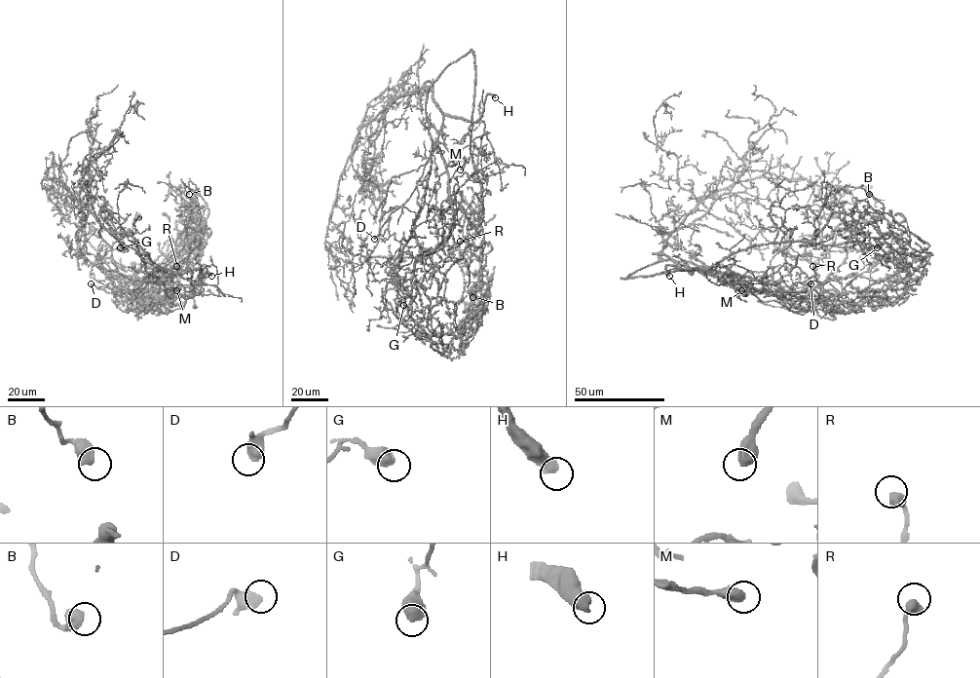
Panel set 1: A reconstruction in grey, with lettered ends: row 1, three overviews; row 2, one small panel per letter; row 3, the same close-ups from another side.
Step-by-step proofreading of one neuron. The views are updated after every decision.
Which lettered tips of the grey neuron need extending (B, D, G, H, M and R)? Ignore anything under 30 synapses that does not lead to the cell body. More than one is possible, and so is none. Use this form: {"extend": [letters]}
{"extend": ["H"]}

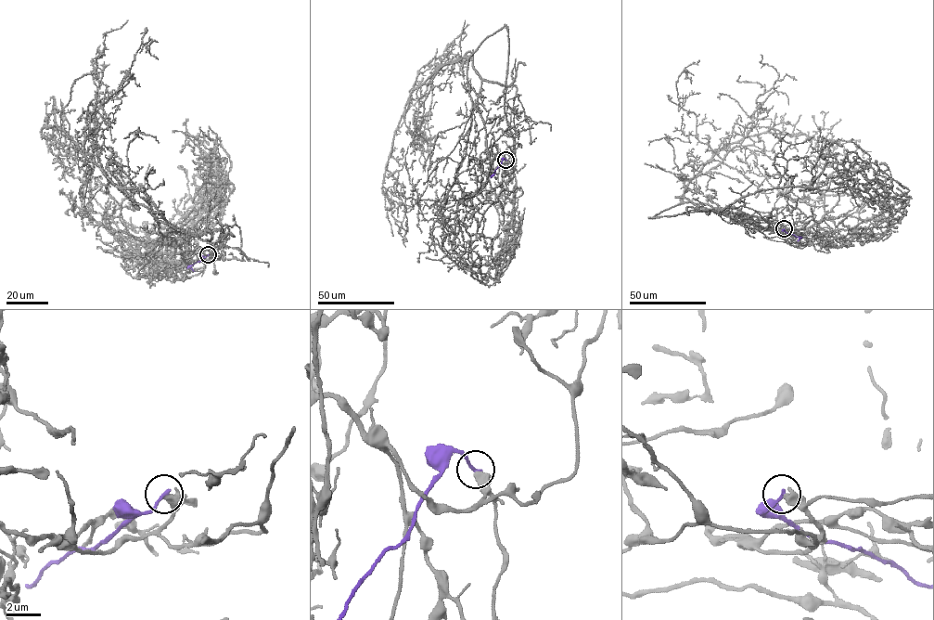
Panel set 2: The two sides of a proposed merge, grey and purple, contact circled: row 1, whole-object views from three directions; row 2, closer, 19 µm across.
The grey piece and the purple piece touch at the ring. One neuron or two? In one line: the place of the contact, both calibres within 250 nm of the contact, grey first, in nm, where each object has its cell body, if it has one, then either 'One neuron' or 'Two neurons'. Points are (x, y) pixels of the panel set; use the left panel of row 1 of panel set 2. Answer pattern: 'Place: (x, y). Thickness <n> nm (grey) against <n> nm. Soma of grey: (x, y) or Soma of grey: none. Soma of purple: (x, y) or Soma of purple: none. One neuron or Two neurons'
Place: (208, 254). Thickness 340 nm (grey) against 200 nm. Soma of grey: none. Soma of purple: none. Two neurons

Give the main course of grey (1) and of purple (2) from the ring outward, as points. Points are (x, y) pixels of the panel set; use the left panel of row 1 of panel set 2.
1: (208, 254), (183, 257), (145, 206), (62, 130), (44, 127), (72, 176), (74, 163)
2: (208, 254), (190, 266), (195, 271)

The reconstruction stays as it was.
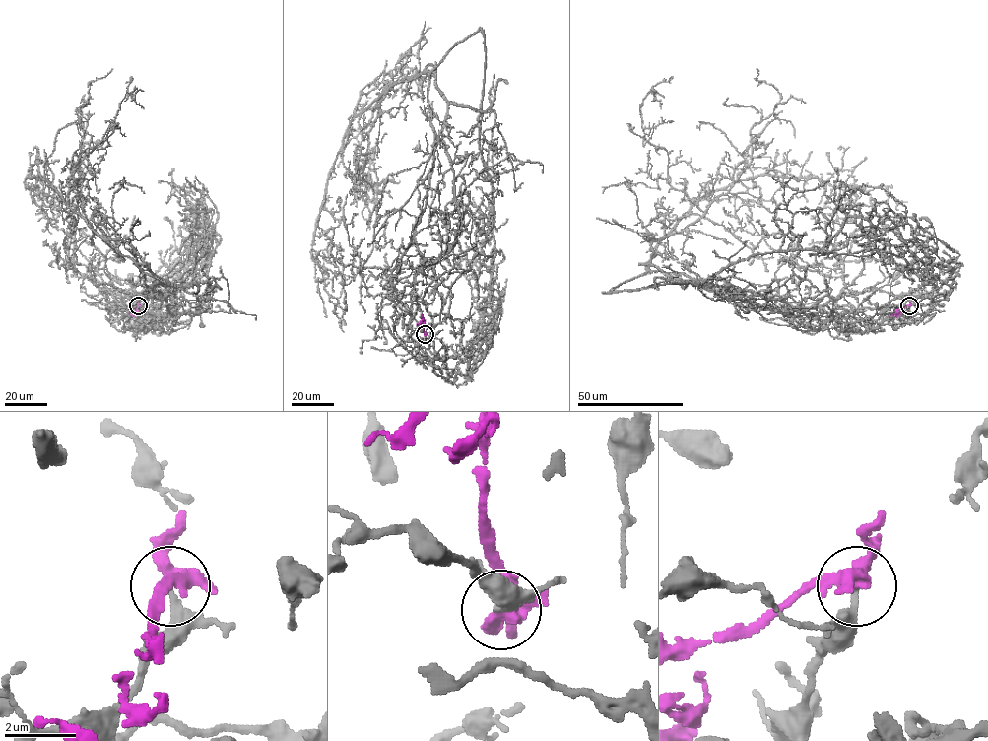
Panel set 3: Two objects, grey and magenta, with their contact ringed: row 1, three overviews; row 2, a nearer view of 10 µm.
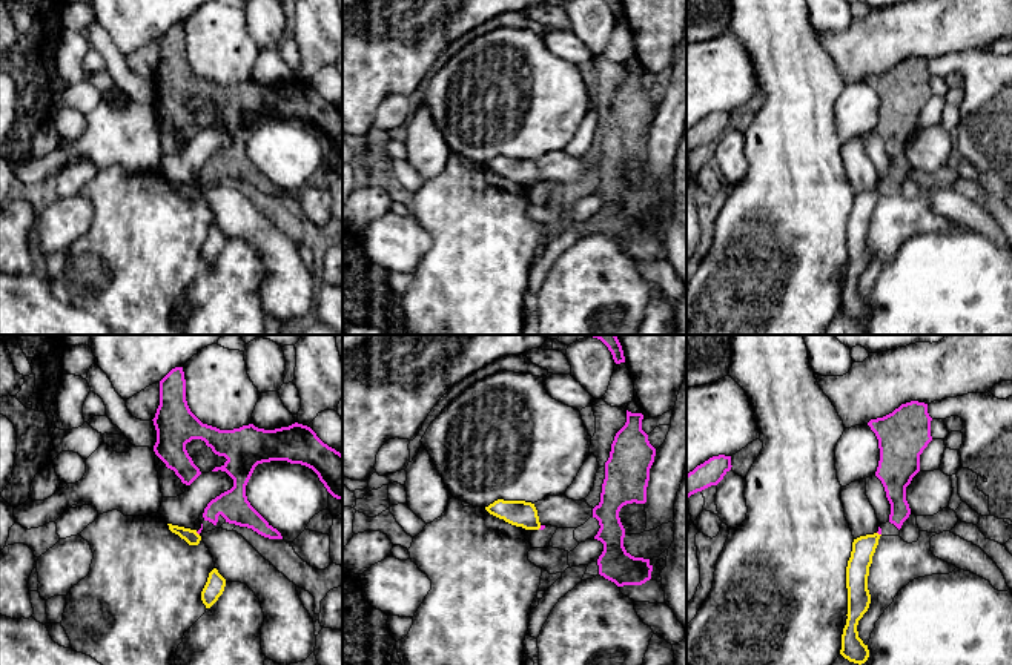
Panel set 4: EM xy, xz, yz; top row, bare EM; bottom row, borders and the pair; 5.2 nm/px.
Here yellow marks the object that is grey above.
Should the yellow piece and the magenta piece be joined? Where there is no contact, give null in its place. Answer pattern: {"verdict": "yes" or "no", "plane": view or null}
{"verdict": "no", "plane": "xz"}

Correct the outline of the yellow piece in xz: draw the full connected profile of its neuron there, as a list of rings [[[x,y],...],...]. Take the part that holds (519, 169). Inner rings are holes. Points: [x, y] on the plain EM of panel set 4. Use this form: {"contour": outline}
{"contour": [[[498,155],[485,163],[485,166],[516,183],[522,183],[525,186],[541,184],[537,166],[531,158]]]}

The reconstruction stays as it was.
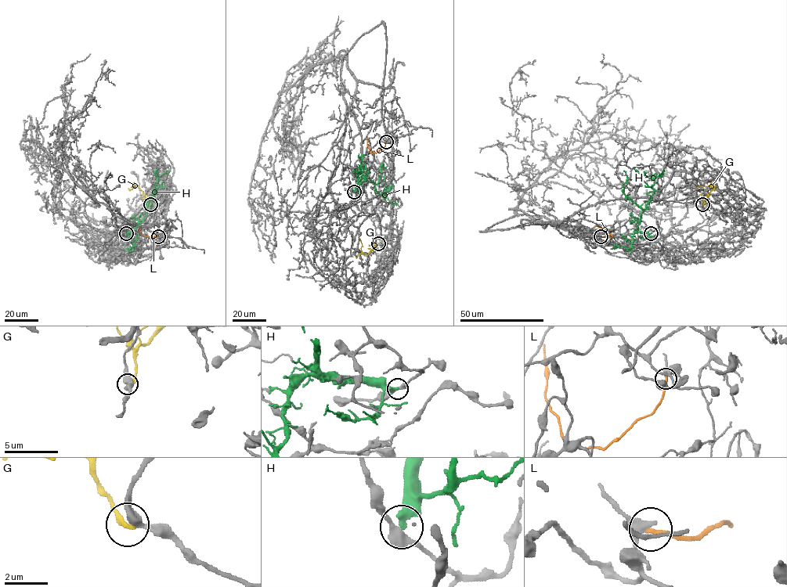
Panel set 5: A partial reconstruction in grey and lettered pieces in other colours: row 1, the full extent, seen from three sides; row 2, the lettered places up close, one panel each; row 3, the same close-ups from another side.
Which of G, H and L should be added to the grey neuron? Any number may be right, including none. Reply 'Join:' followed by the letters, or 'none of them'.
Join: none of them

